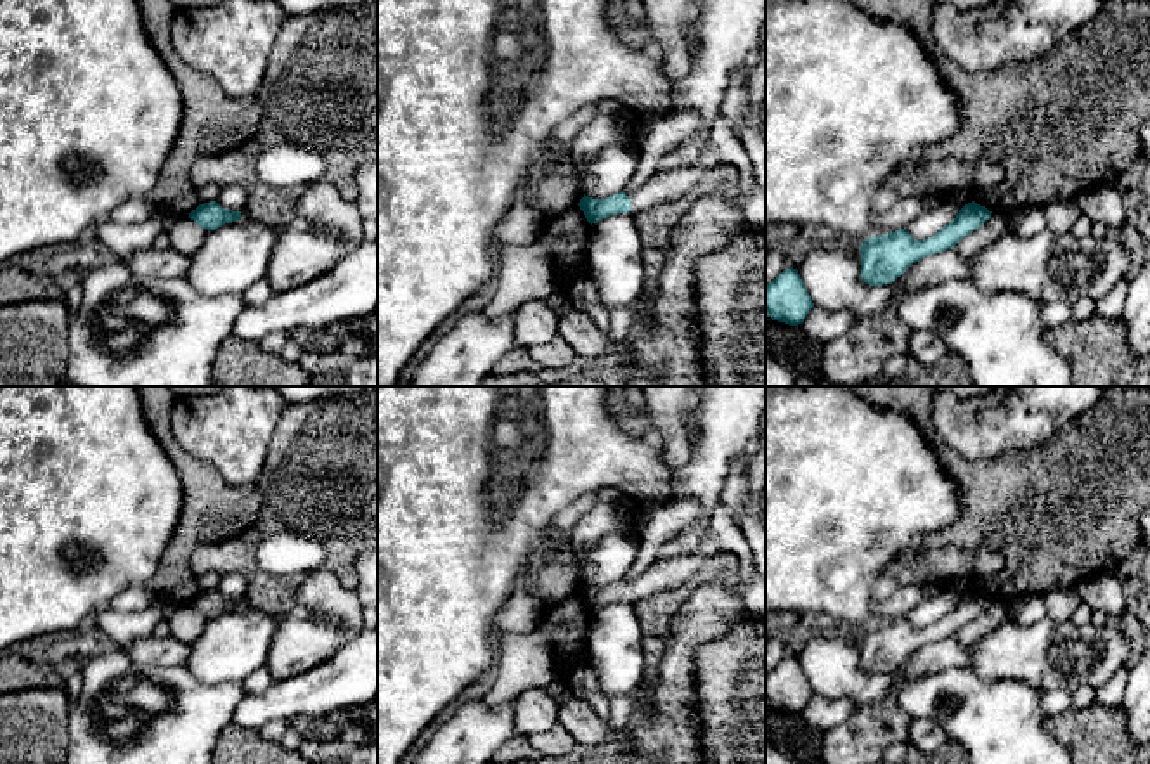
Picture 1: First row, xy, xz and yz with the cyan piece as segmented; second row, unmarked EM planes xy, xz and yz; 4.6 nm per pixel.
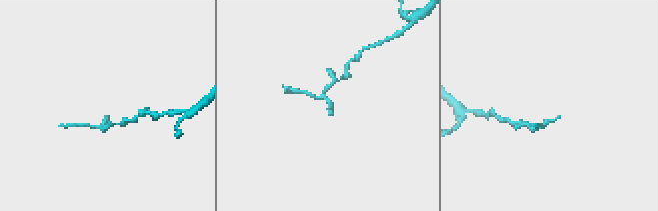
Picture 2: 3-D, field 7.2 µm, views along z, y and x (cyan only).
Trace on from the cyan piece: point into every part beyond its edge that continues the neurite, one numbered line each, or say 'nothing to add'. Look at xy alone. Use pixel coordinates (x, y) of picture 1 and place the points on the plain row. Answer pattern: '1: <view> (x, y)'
nothing to add

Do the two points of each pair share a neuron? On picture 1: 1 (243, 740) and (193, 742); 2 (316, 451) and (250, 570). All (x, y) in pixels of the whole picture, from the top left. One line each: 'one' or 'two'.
1: two
2: one

